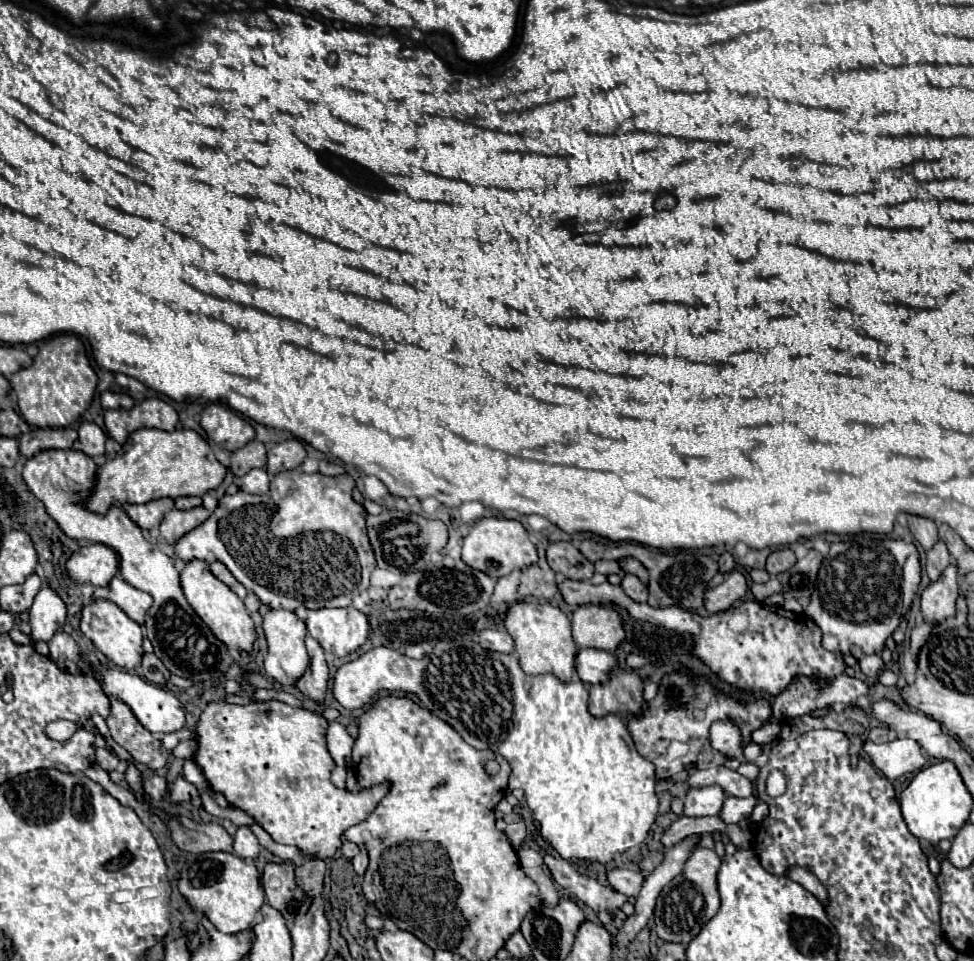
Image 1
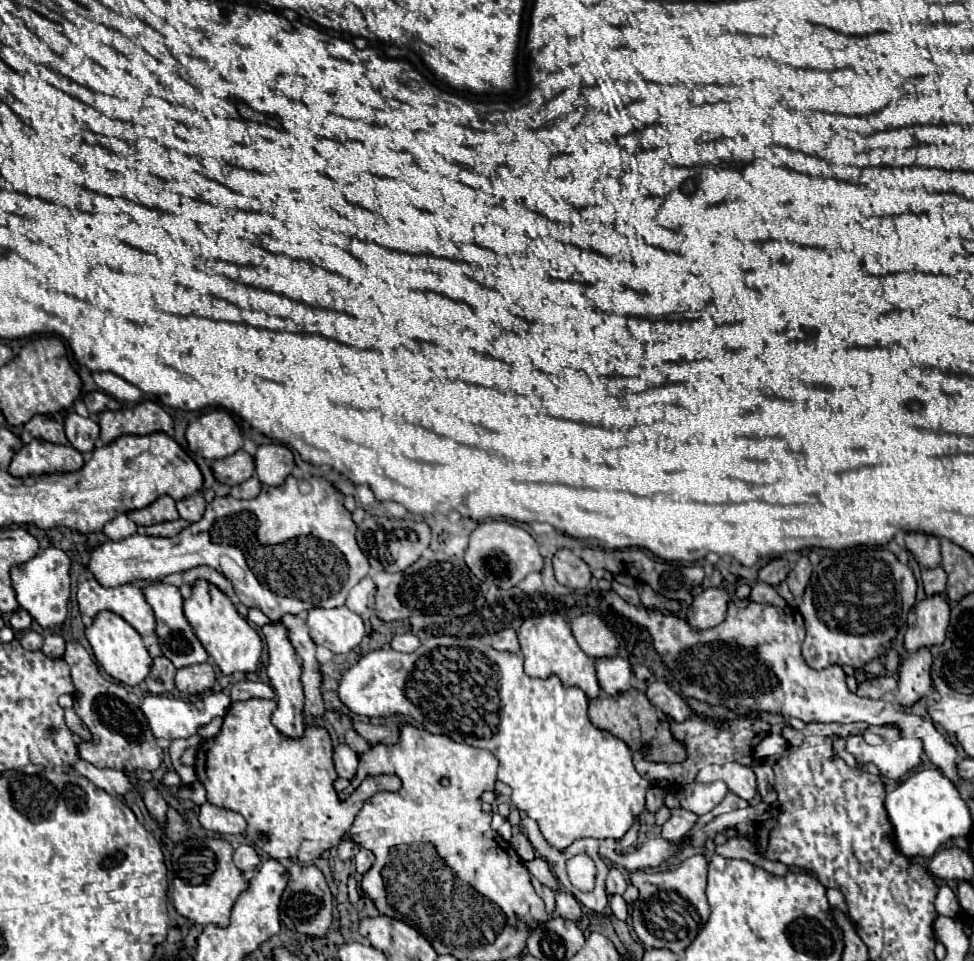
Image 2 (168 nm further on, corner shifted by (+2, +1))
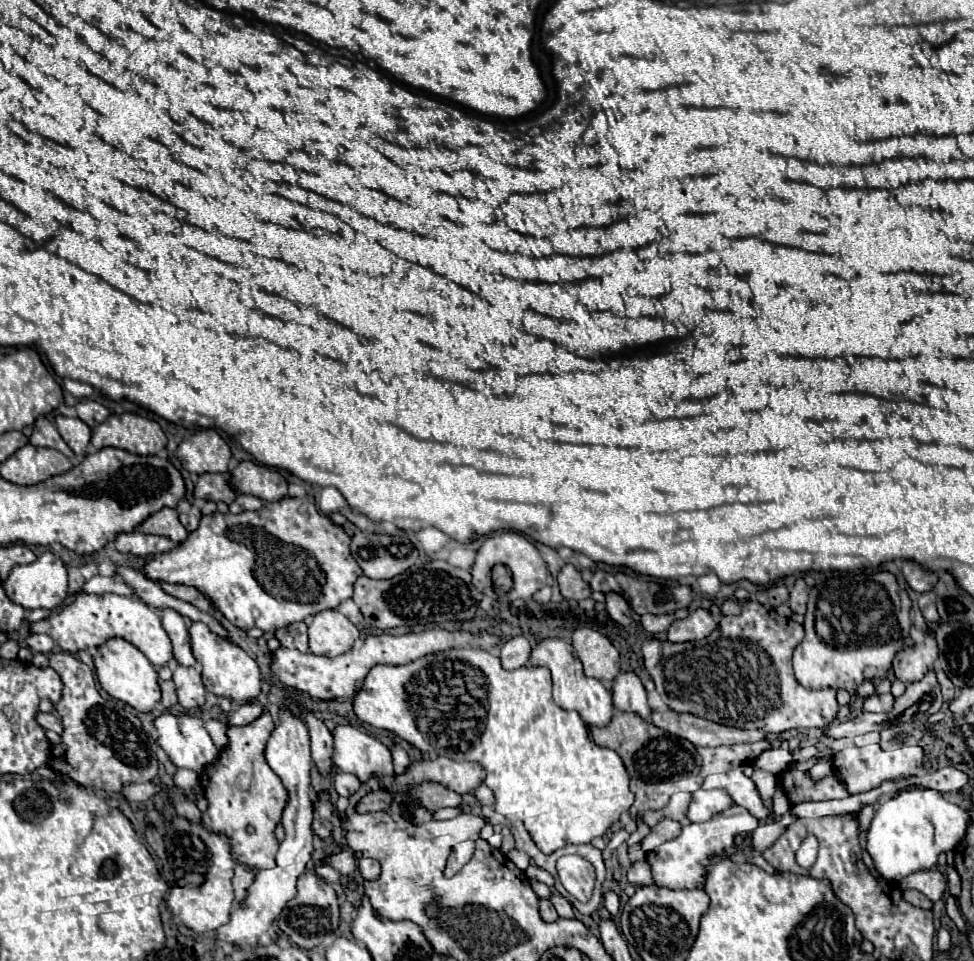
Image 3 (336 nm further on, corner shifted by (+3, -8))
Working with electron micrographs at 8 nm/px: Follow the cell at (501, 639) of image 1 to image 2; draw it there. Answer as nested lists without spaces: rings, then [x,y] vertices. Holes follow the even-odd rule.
[[[503,629],[503,631],[495,633],[491,645],[493,645],[493,649],[497,649],[497,651],[519,653],[519,641],[517,641],[517,633],[515,633],[513,629]]]

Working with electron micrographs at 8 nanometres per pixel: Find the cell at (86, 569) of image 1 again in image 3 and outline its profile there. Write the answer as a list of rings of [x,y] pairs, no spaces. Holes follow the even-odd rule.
[[[312,496],[264,502],[264,506],[254,512],[214,512],[210,516],[202,516],[200,526],[190,532],[186,542],[182,542],[176,550],[152,556],[144,566],[144,572],[152,580],[194,586],[236,628],[260,628],[264,632],[284,628],[292,622],[302,622],[308,616],[314,616],[328,608],[338,608],[340,602],[352,596],[352,586],[356,578],[362,576],[358,562],[350,554],[350,538],[328,516],[316,510]],[[236,538],[250,540],[244,540],[244,546],[236,548]]]

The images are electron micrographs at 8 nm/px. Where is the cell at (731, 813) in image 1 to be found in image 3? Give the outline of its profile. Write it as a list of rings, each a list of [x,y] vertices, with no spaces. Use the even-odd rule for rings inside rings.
[[[732,806],[720,814],[714,814],[708,822],[702,824],[684,824],[678,838],[664,842],[656,850],[646,854],[646,860],[652,870],[652,882],[660,888],[672,888],[672,890],[692,890],[692,888],[704,888],[706,882],[706,866],[714,856],[722,856],[734,842],[734,836],[744,830],[754,830],[758,826],[758,820],[744,810],[742,806]]]

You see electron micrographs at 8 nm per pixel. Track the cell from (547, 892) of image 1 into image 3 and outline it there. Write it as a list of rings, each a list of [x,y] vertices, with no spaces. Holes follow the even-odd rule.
[[[540,900],[540,916],[542,916],[544,922],[558,920],[558,914],[556,914],[556,910],[554,910],[554,906],[552,906],[550,900]]]

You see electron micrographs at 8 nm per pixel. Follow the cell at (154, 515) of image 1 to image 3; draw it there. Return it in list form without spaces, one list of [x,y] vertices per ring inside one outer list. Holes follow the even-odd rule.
[[[164,508],[164,510],[152,514],[150,518],[146,518],[142,522],[140,530],[144,534],[160,534],[160,536],[166,536],[166,538],[170,538],[176,544],[182,544],[188,538],[188,532],[180,524],[178,512],[174,508]]]

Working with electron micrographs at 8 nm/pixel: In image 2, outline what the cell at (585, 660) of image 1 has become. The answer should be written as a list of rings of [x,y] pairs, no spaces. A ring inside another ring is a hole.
[[[601,657],[595,659],[595,673],[601,685],[601,691],[607,695],[617,695],[629,689],[631,665],[623,657]]]

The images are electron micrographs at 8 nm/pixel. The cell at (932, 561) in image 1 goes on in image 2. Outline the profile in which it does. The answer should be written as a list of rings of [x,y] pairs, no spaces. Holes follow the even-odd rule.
[[[933,567],[933,569],[923,569],[921,571],[923,577],[923,585],[925,585],[925,593],[933,595],[933,593],[943,593],[945,585],[947,585],[947,573],[943,567]]]

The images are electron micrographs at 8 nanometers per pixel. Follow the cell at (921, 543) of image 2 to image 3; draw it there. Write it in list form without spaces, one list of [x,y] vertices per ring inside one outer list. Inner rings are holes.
[[[910,560],[902,562],[902,574],[904,574],[908,586],[914,592],[920,592],[920,594],[932,590],[936,586],[936,582],[938,582],[938,576],[934,572],[928,572],[928,570],[920,568],[918,564],[914,564]]]

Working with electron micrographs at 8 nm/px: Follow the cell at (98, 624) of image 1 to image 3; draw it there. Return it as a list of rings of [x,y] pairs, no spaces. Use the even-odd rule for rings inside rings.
[[[110,638],[104,646],[94,652],[94,666],[100,686],[116,700],[132,706],[138,712],[152,712],[154,706],[160,702],[160,684],[156,668],[150,660],[130,642],[122,638]]]

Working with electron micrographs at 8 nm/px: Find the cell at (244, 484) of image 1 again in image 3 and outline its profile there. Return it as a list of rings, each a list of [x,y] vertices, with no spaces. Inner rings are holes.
[[[248,494],[238,496],[238,498],[236,498],[236,504],[238,504],[242,510],[258,510],[258,508],[262,508],[262,500],[256,498],[256,496],[248,496]]]

